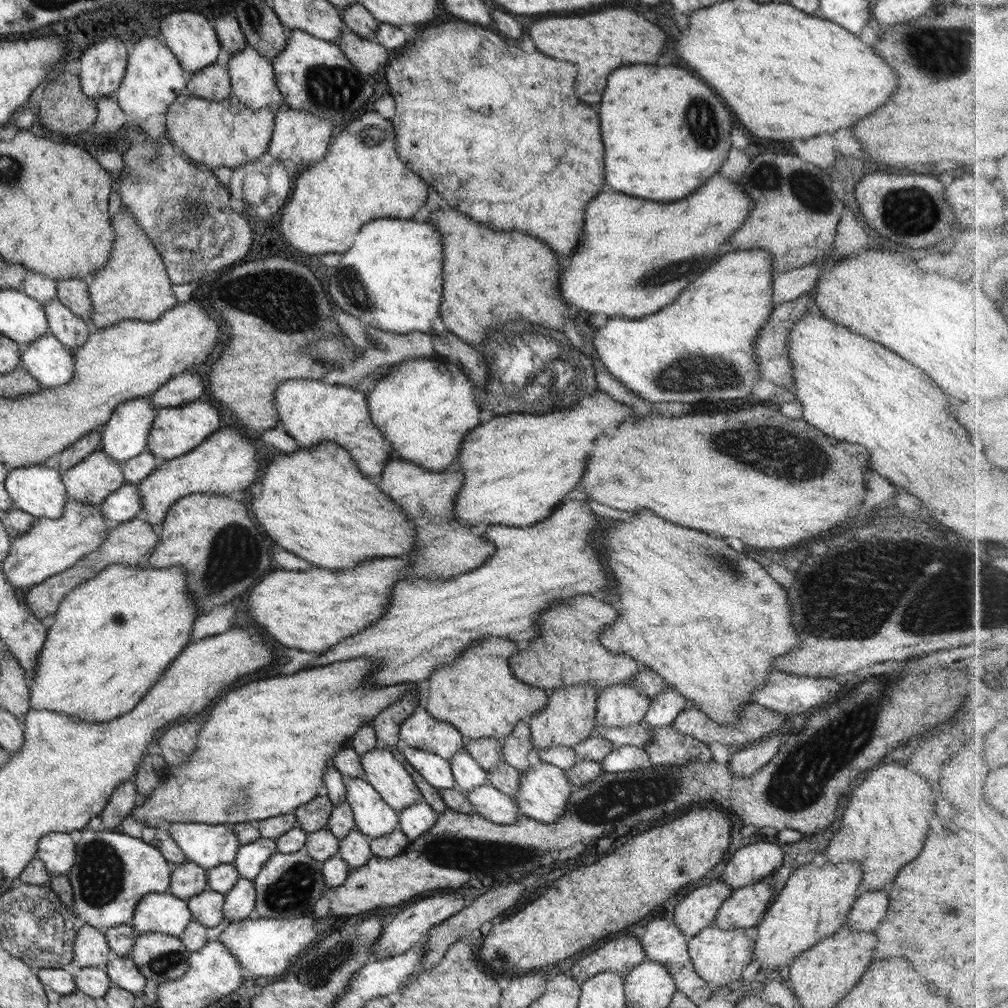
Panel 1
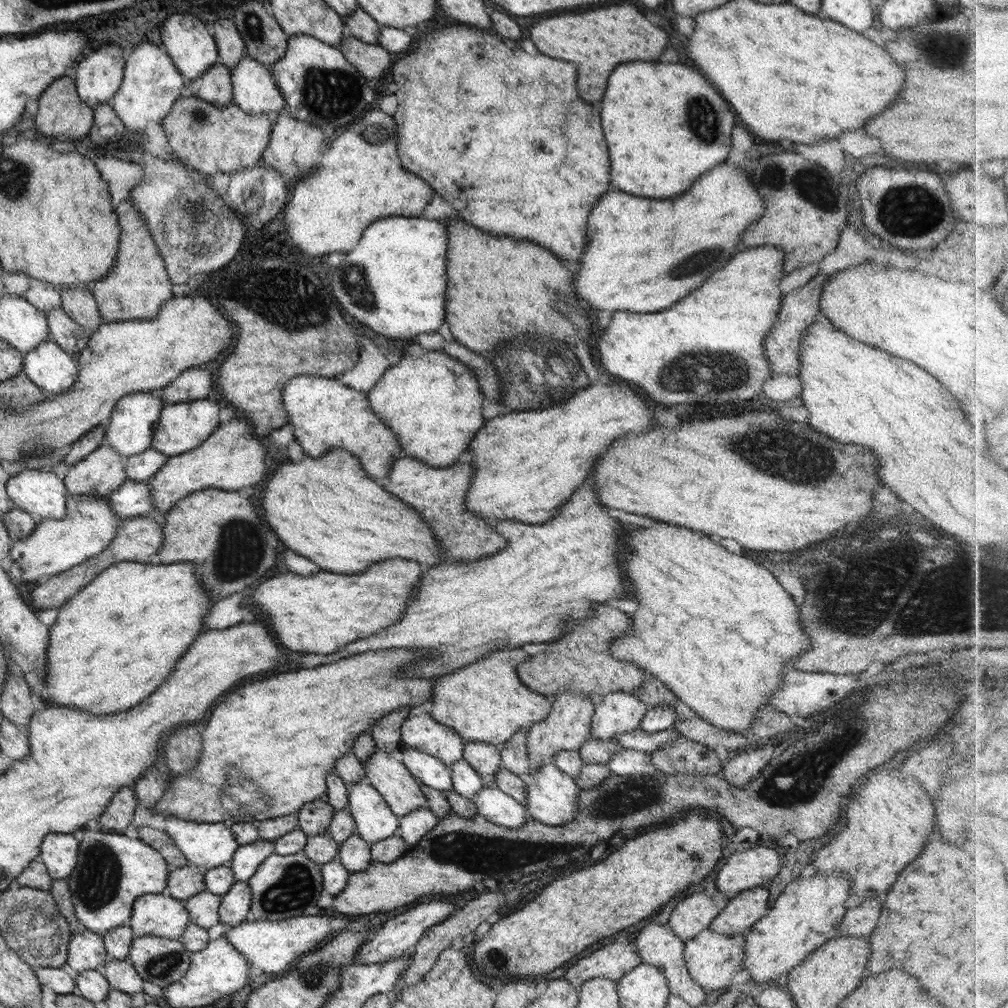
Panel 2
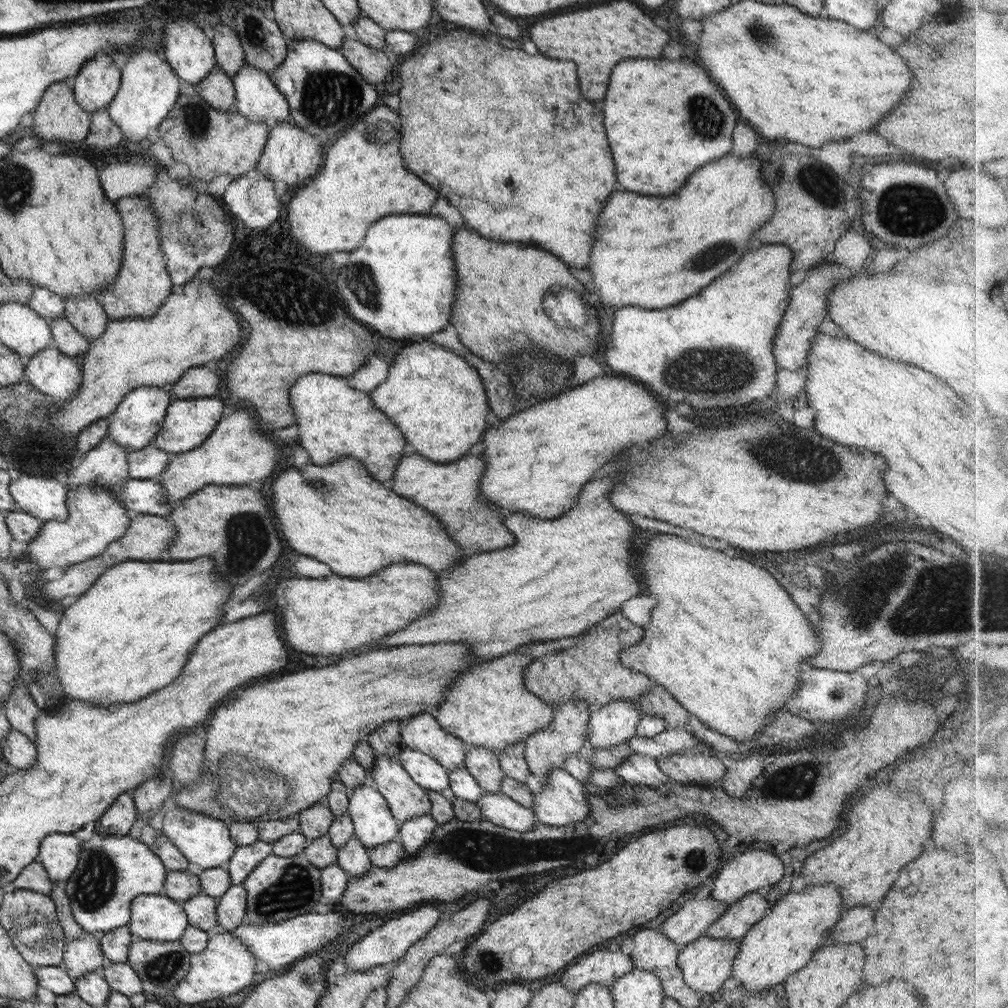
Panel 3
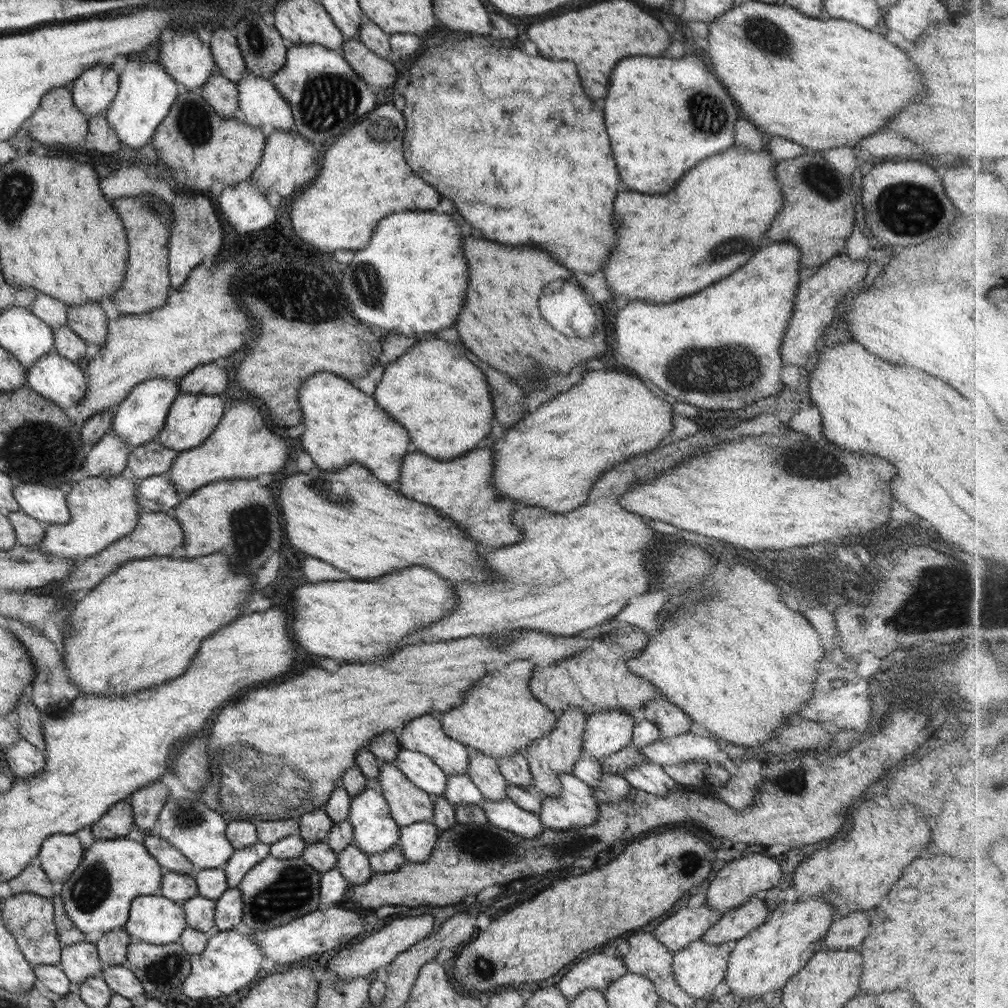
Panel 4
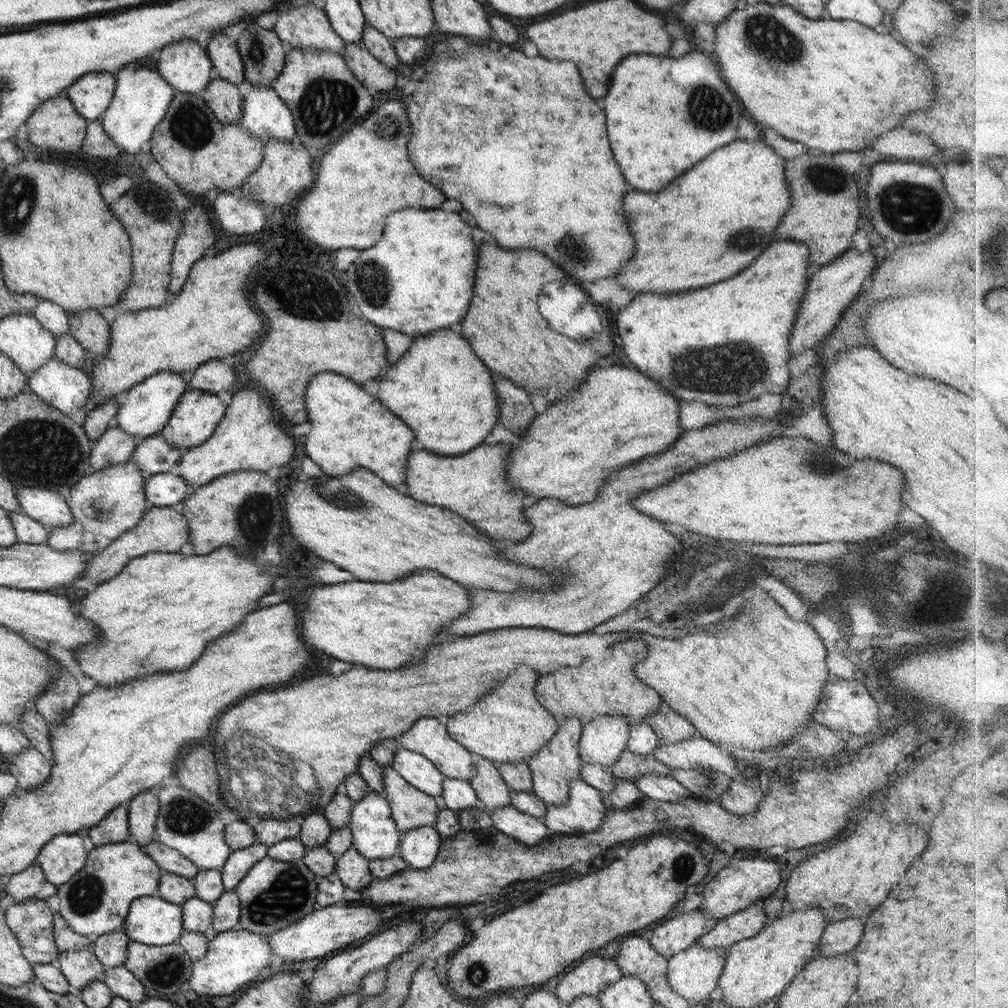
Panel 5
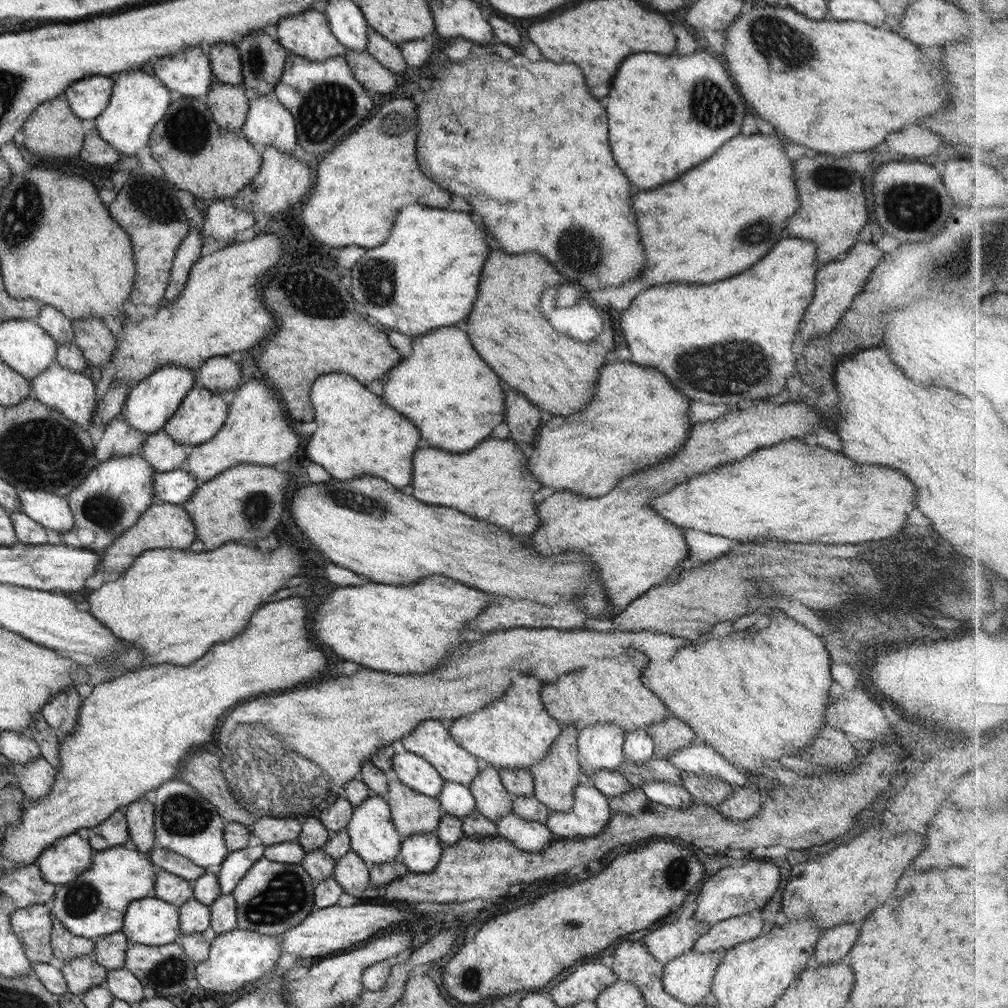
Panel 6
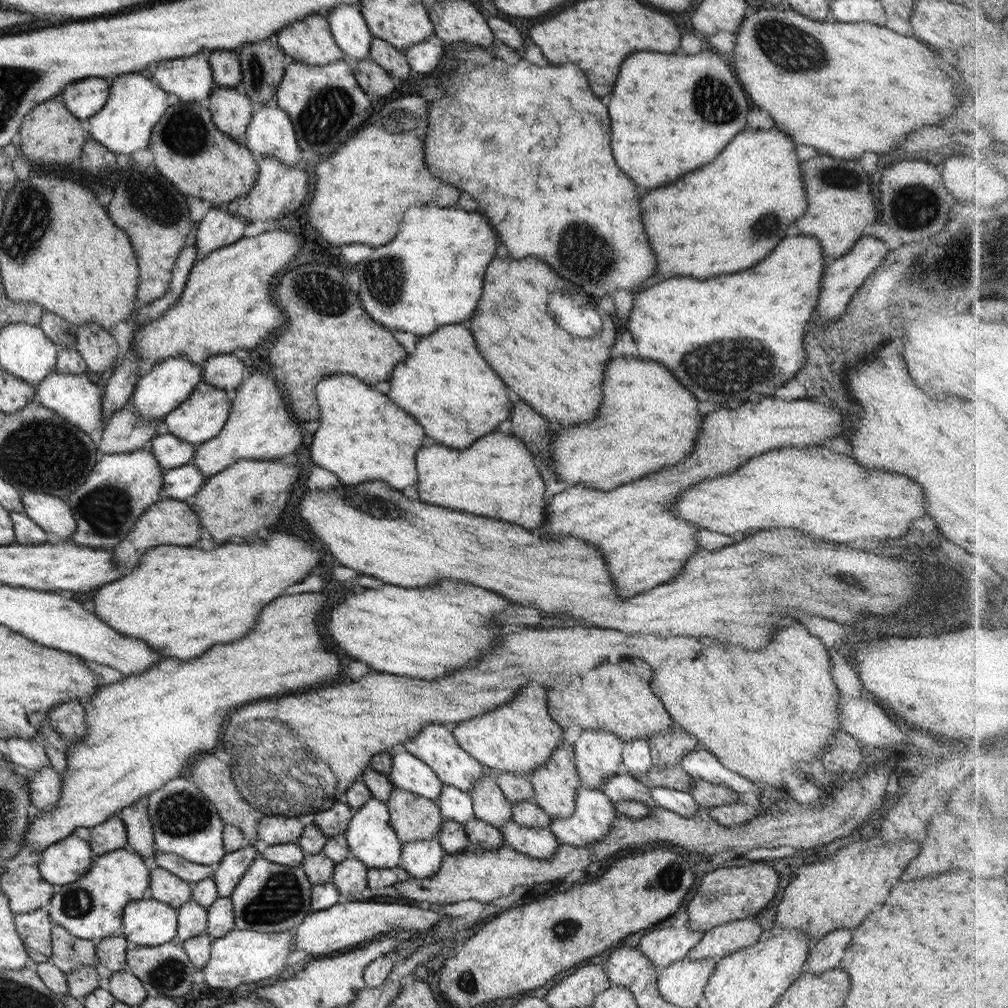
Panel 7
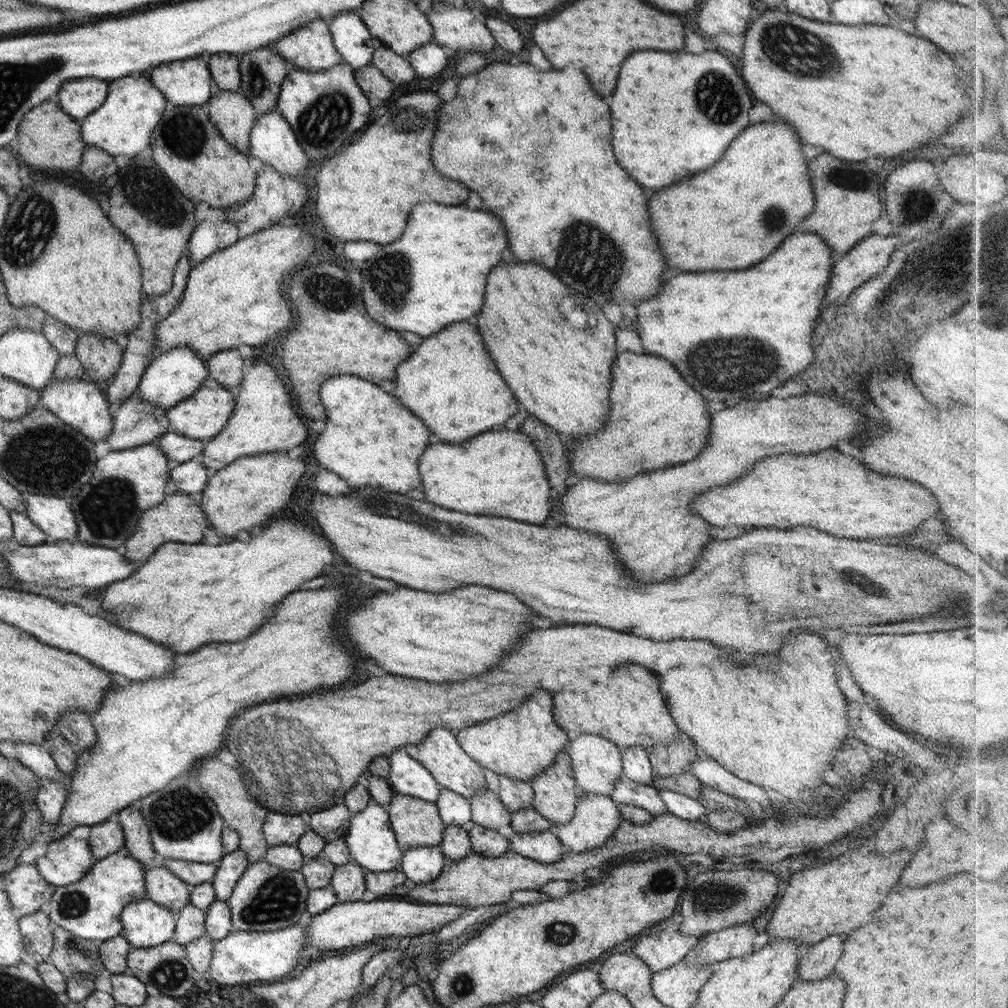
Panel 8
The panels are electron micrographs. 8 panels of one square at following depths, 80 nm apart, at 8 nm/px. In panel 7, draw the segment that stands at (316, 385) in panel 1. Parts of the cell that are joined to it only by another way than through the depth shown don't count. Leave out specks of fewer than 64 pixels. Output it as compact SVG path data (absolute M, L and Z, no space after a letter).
M350 374L322 378L316 386L316 398L320 406L320 428L313 434L310 452L320 468L336 474L342 484L380 480L396 490L416 484L414 458L426 434L410 414Z

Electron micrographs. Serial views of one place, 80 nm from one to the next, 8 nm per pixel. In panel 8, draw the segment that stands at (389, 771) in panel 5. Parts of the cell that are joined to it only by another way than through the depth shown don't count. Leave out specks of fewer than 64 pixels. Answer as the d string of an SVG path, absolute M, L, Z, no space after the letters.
M395 793L385 809L401 849L439 846L442 842L446 826L436 803Z

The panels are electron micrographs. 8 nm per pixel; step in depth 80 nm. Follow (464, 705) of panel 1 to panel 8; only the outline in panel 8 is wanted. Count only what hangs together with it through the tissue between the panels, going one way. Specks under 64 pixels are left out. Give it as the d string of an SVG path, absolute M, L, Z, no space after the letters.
M536 687L517 710L509 710L506 714L454 733L464 752L484 768L499 776L530 781L551 766L569 742L567 733L554 721L552 700L553 696L547 690Z

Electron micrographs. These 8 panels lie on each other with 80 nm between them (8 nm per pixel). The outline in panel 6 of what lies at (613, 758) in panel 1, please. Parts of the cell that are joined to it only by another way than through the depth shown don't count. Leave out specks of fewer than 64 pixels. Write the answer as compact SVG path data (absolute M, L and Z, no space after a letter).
M655 780L645 782L641 789L650 801L676 810L688 808L694 803L692 795L682 785Z

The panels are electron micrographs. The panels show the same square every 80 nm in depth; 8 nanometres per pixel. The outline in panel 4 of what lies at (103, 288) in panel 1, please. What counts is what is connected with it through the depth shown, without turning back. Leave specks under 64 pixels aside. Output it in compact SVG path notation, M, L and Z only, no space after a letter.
M148 193L115 198L112 206L115 206L126 226L130 260L127 264L126 281L110 300L122 315L150 313L151 310L164 306L172 291L168 266L168 239L173 221L171 206L160 195Z

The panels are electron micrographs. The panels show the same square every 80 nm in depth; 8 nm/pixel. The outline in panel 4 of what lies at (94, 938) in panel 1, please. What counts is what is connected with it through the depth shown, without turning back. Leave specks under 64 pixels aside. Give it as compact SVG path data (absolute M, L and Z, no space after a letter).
M88 941L63 945L62 958L58 966L67 974L71 982L84 982L91 976L98 976L102 969L100 955L94 943Z

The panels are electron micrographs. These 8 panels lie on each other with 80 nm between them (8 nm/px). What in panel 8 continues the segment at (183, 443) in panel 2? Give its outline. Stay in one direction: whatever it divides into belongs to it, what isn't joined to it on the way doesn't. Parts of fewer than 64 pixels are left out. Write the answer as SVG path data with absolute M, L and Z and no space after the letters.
M208 377L196 392L185 398L167 410L170 423L169 431L195 438L196 440L208 441L215 437L228 424L230 415L234 410L236 397L228 389L212 377Z

